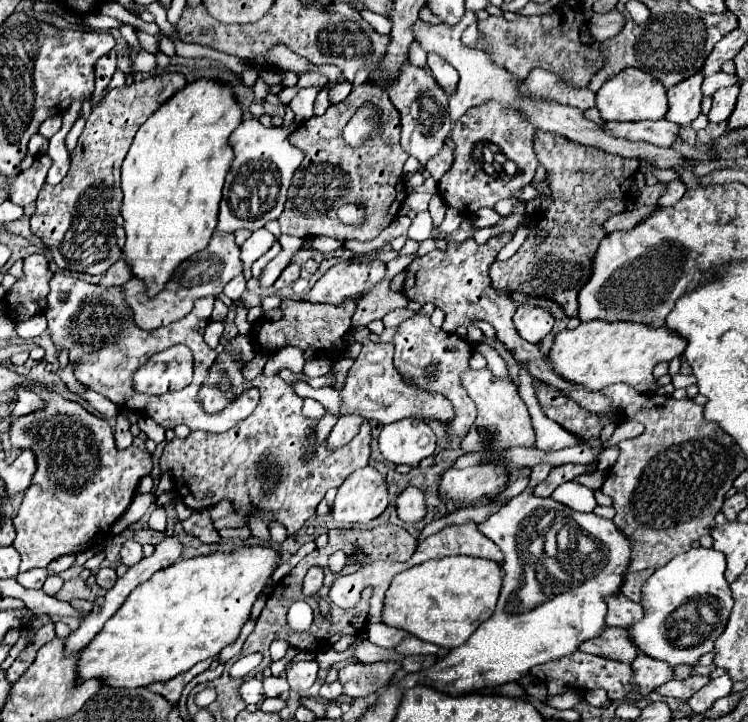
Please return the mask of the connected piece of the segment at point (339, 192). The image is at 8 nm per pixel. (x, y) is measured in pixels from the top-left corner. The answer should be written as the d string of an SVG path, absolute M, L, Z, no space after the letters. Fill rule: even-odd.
M370 81L362 83L358 89L354 89L350 93L348 99L344 99L338 105L330 105L324 115L304 121L288 137L288 141L304 153L304 161L302 161L302 167L298 167L298 171L294 173L294 179L292 179L292 185L290 185L290 191L288 191L288 199L286 199L286 207L284 207L282 215L278 217L282 233L290 233L290 235L298 235L298 237L328 235L328 237L334 237L334 239L340 239L340 241L346 241L346 239L370 241L370 239L378 237L380 231L386 229L398 217L398 213L402 209L402 203L406 199L406 189L404 189L404 179L402 179L402 165L408 159L408 155L402 151L400 146L400 115L398 109L392 105L392 101L390 101L390 97L385 90L376 89L374 83L370 83ZM366 101L372 101L376 107L380 107L382 119L384 119L384 129L380 131L378 137L364 143L360 149L352 149L352 147L348 147L344 143L342 129L348 123L348 119L356 113L356 109ZM346 203L362 203L366 207L368 221L366 221L366 225L362 229L348 229L346 225L342 225L338 221L336 211L338 211L338 207L342 207Z

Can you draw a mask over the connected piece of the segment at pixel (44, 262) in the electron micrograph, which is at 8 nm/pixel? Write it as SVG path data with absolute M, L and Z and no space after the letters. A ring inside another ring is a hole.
M34 253L28 255L24 259L24 277L20 277L12 289L6 293L6 297L2 299L6 315L14 317L16 321L28 321L40 313L46 313L46 295L50 291L50 279L54 277L54 273L50 271L48 259L42 253Z

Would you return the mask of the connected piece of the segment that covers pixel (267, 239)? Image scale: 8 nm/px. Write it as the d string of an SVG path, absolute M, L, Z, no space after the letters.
M266 229L254 231L254 233L244 241L244 245L240 247L240 249L242 249L242 255L240 255L240 257L242 257L242 261L244 261L243 274L246 280L252 277L252 263L254 263L258 257L262 257L262 255L274 245L274 241L276 241L276 237L270 235L270 231L266 231Z

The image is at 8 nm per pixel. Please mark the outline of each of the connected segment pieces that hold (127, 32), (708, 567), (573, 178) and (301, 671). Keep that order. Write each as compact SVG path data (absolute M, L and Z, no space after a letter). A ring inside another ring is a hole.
M124 23L124 25L120 25L120 27L118 27L118 31L122 33L122 37L126 39L126 43L130 43L130 46L134 51L140 51L140 49L142 49L140 43L138 43L138 39L136 39L136 31L134 31L134 27L132 27L132 25Z
M692 547L690 551L676 555L668 565L656 569L652 577L642 587L642 607L644 607L644 619L632 625L630 633L636 643L636 647L660 661L666 661L670 667L676 667L680 663L696 665L698 657L704 651L714 649L714 641L722 635L722 615L728 619L732 611L732 591L730 583L726 583L726 555L722 551L714 551L712 547ZM684 603L694 603L696 611L700 613L700 625L696 627L702 635L702 641L694 647L678 647L676 639L670 637L666 629L666 619Z
M540 129L534 135L534 151L538 163L542 163L548 173L554 205L546 209L540 219L540 225L534 229L534 235L528 235L522 247L508 261L492 263L492 287L504 289L512 295L522 291L528 295L550 297L566 309L568 317L574 317L578 315L576 297L580 287L590 279L594 253L592 249L588 249L590 241L584 241L582 233L592 229L594 233L602 235L602 223L608 217L622 213L626 207L626 195L618 191L618 155L574 143L556 133L546 133Z
M316 661L294 663L290 669L286 669L290 689L296 691L296 693L310 689L312 683L316 681L316 673L318 673L318 663Z

